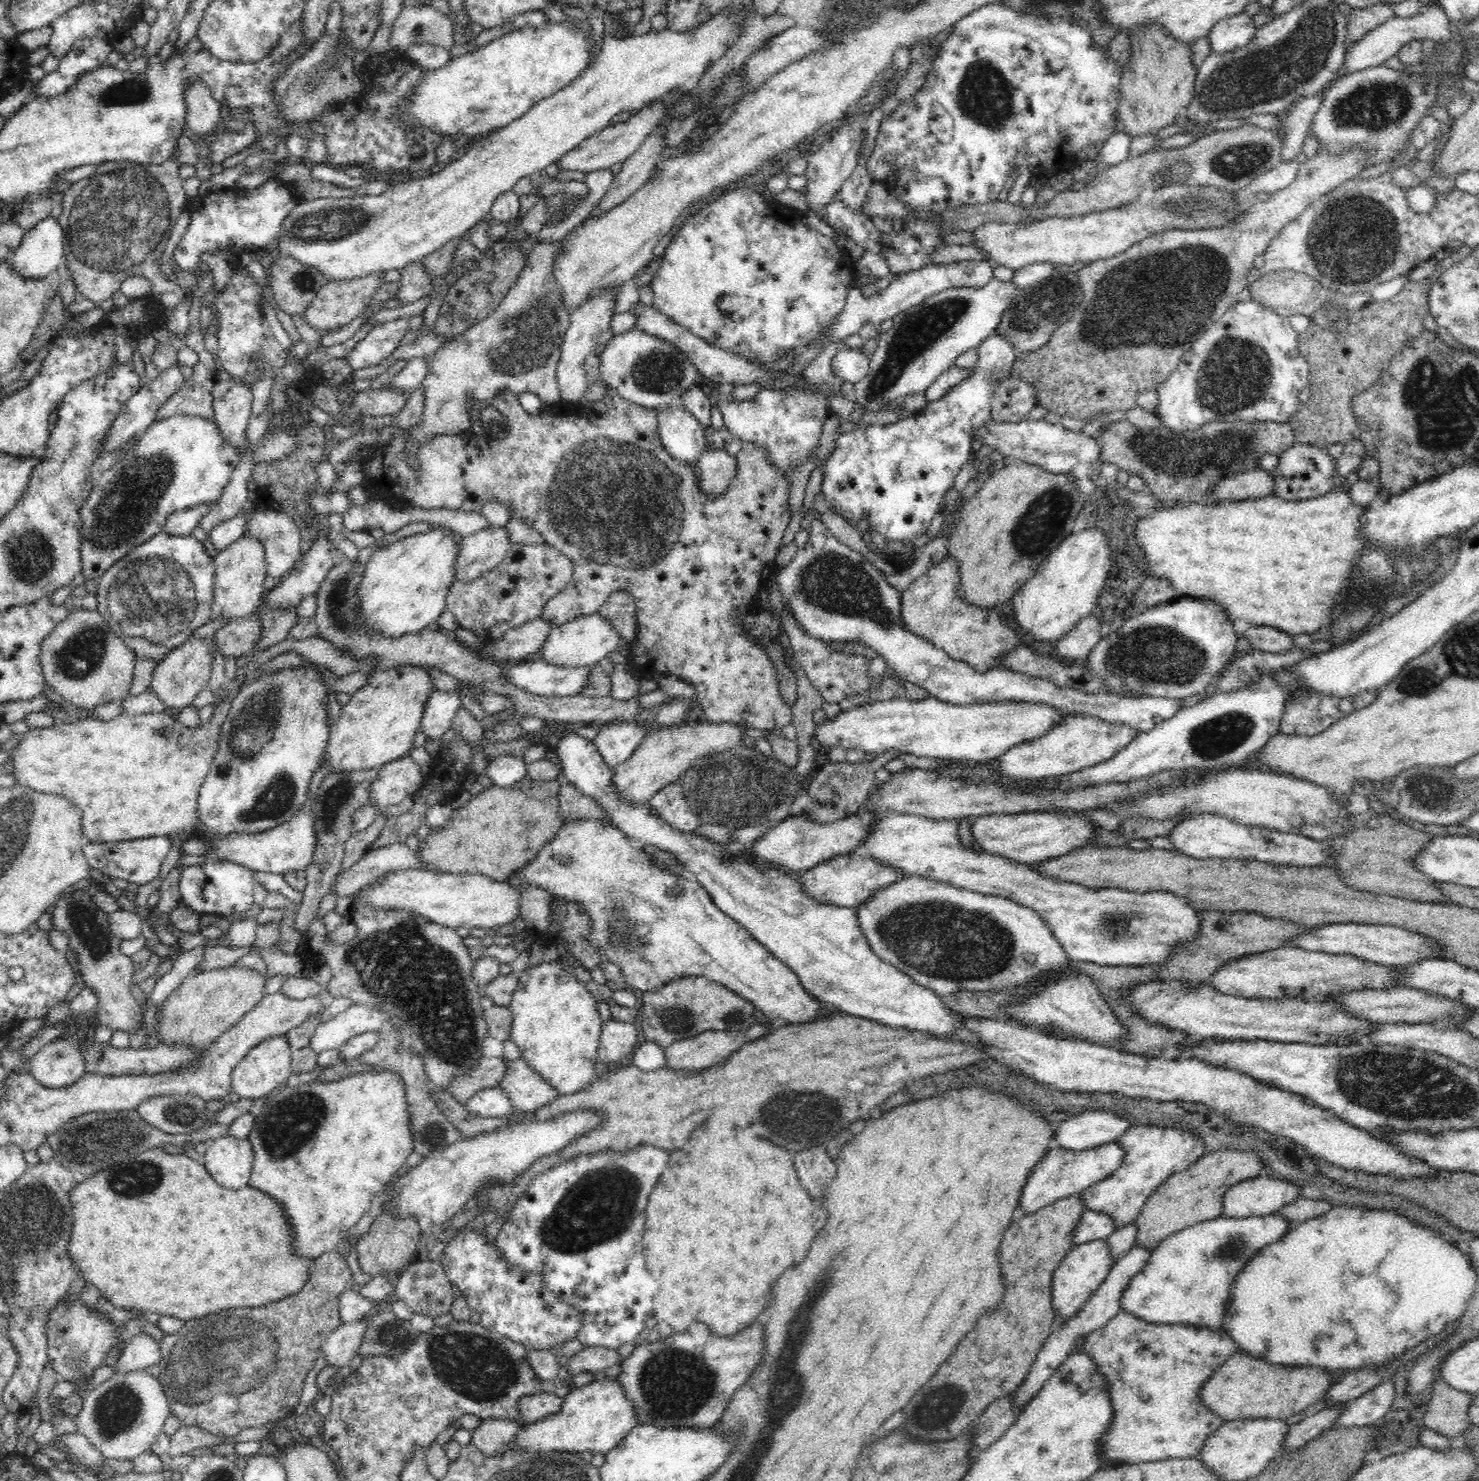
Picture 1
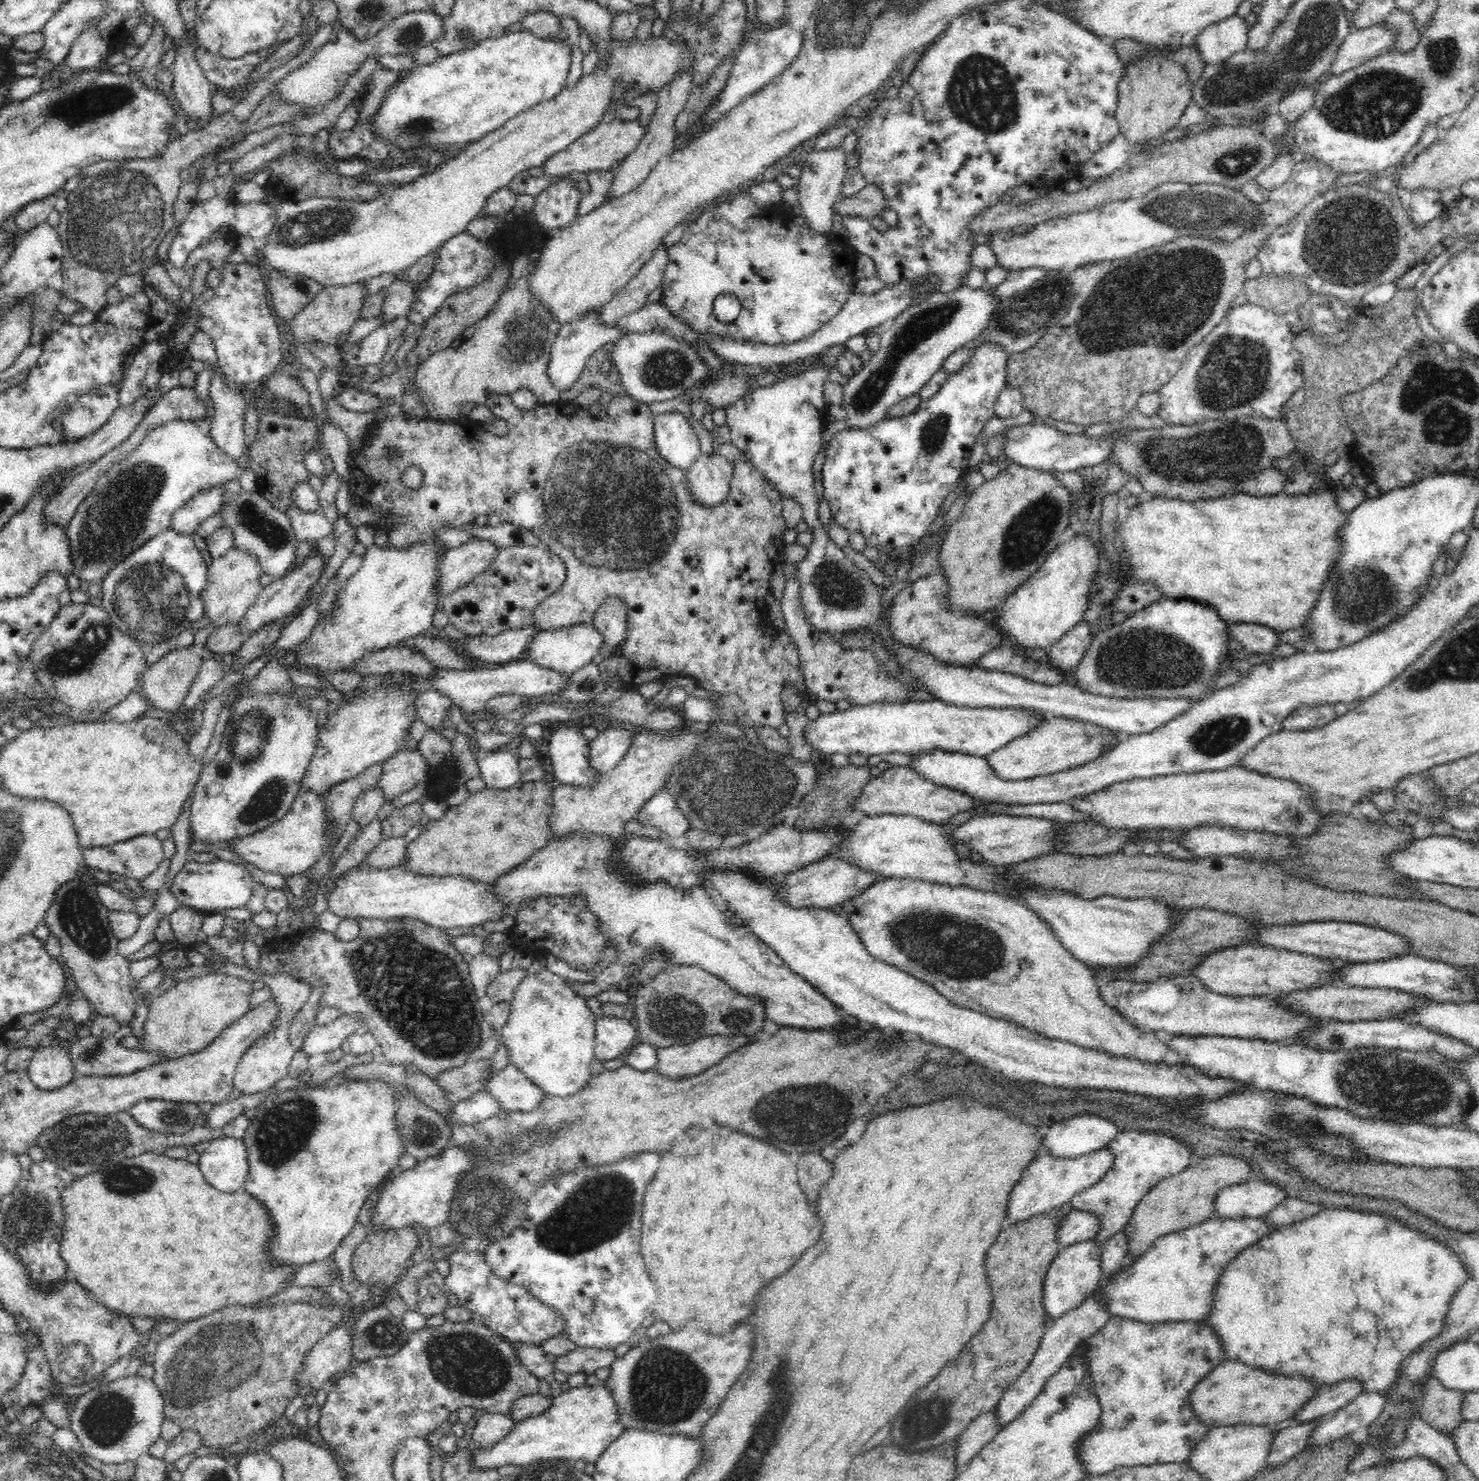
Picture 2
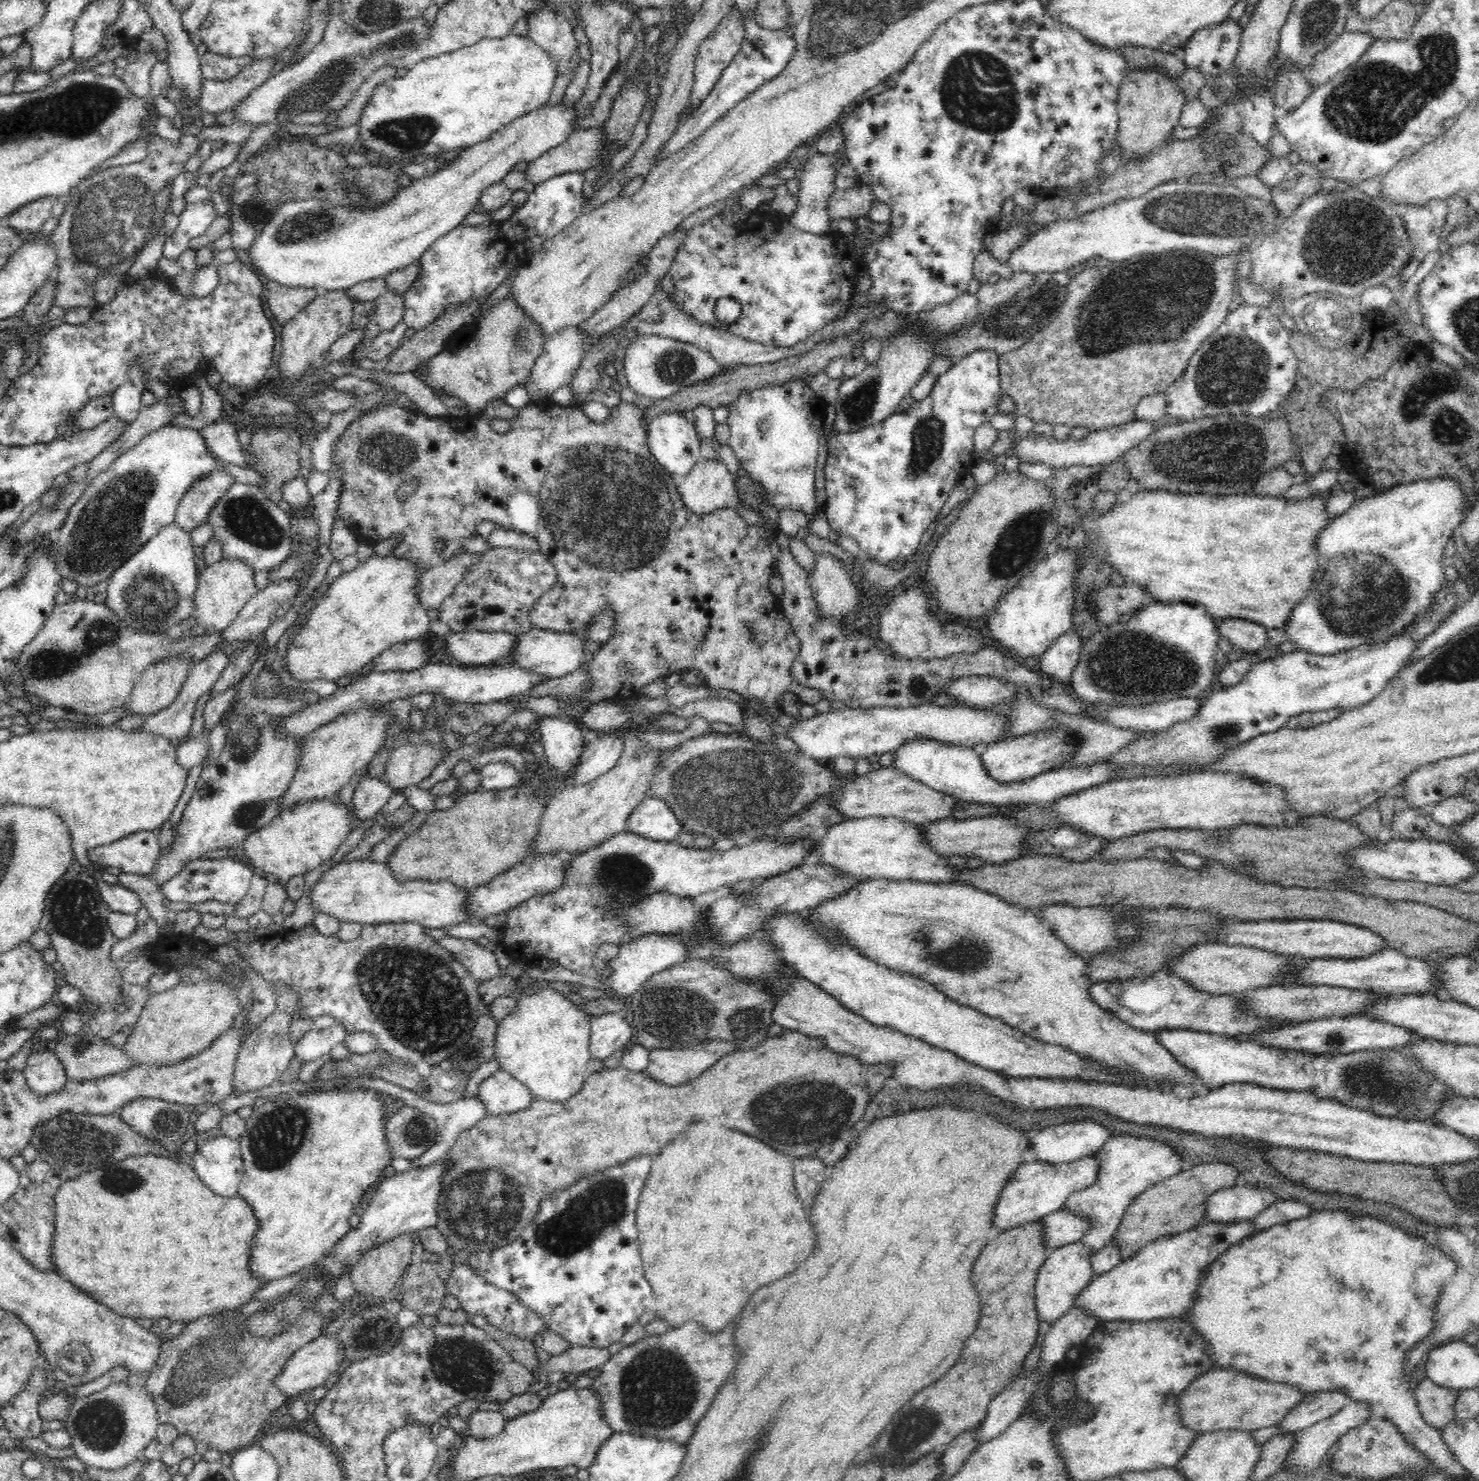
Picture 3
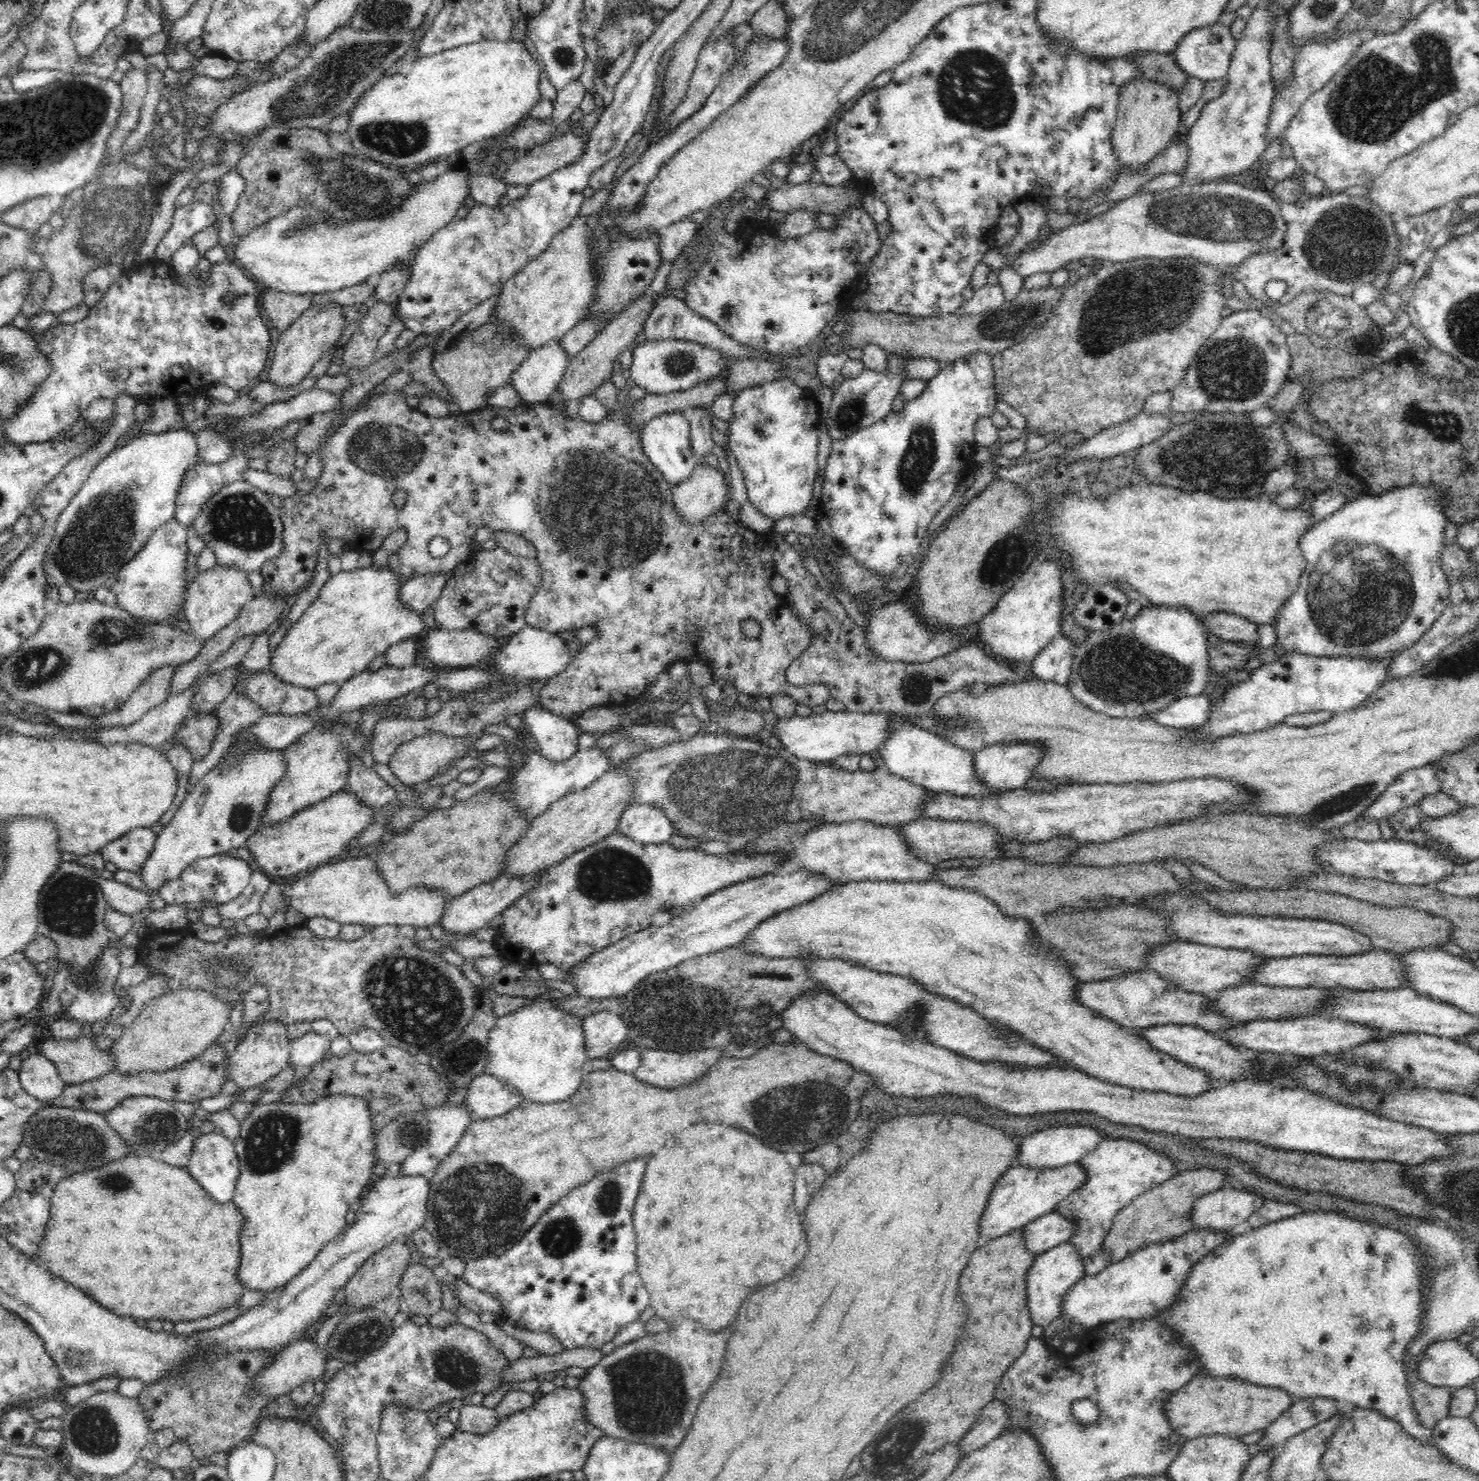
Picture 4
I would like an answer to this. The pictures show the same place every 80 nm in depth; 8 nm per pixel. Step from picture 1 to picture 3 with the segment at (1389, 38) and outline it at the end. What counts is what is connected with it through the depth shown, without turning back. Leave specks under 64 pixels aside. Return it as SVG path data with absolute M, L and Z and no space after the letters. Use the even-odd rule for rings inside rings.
M1344 31L1333 40L1332 44L1313 56L1311 65L1302 70L1311 85L1311 90L1320 84L1326 84L1330 78L1336 76L1341 70L1354 64L1372 44L1376 38L1363 32Z

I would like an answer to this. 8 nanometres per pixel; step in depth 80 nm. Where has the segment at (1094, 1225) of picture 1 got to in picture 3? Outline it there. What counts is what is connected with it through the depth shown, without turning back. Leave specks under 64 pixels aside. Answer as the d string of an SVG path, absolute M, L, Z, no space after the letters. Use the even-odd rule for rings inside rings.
M1061 1210L1040 1221L1044 1227L1044 1245L1048 1251L1081 1241L1090 1230L1090 1222L1076 1214Z

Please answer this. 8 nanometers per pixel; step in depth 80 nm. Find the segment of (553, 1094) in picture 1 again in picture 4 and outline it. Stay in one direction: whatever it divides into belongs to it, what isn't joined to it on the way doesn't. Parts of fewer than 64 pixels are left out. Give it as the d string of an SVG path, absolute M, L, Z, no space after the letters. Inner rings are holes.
M482 1073L469 1084L461 1104L468 1109L471 1119L476 1121L502 1116L522 1101L517 1090L491 1074Z

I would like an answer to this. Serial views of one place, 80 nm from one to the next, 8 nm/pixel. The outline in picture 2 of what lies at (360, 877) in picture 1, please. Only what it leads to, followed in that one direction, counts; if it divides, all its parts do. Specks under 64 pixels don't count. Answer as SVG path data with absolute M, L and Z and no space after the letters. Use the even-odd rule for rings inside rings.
M403 836L382 839L370 852L362 866L365 868L400 868L403 866L406 856L407 843Z

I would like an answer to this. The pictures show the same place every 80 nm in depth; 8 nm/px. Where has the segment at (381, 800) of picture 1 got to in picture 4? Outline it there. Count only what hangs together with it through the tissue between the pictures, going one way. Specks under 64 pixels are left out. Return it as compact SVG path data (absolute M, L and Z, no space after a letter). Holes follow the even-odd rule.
M428 732L424 736L416 736L402 744L392 756L389 767L392 773L404 783L405 786L428 781L441 769L448 767L457 757L465 757L467 753L472 753L472 748L477 740L481 738L481 733L458 737L449 736L442 732Z

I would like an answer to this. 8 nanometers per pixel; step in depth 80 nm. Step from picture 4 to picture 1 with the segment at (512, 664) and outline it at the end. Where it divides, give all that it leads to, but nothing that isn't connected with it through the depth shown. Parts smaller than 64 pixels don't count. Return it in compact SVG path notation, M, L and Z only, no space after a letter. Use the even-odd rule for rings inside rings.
M596 612L590 616L580 616L580 618L560 626L553 626L545 643L540 647L539 653L541 660L548 664L576 668L578 666L596 665L613 650L618 650L622 655L629 656L632 643L632 641L620 641L614 627Z

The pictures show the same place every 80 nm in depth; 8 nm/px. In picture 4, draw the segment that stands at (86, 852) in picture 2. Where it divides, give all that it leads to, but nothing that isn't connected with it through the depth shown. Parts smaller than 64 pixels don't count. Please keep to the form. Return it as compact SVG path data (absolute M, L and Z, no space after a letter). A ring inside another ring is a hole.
M150 827L133 828L99 852L105 863L111 862L120 870L139 873L154 848L156 837Z

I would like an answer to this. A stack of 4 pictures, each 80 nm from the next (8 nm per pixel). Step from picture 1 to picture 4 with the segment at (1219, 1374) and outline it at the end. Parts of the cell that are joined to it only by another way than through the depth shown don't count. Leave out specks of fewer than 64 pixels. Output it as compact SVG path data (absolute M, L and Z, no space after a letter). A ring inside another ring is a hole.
M1198 1373L1168 1396L1163 1409L1171 1429L1192 1440L1200 1436L1244 1436L1263 1430L1290 1408L1291 1396L1281 1388L1258 1386L1238 1378L1218 1378Z

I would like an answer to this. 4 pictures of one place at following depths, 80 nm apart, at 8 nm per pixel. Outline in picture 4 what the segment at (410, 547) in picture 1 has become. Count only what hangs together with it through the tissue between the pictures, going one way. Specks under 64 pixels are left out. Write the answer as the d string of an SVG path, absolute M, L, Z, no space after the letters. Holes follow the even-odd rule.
M373 563L370 567L358 567L332 575L322 586L318 597L276 646L268 669L288 684L316 690L322 684L341 684L350 680L352 676L368 670L370 661L393 644L425 634L427 626L422 622L420 613L399 603L397 590L404 581L406 580L400 580L389 568L377 569L373 567Z

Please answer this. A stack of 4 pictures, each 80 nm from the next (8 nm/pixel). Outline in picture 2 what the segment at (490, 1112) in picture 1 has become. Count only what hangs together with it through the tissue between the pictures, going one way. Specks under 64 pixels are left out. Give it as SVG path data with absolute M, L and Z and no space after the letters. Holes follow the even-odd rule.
M482 1089L480 1092L455 1103L451 1108L451 1121L447 1121L447 1124L451 1124L451 1126L454 1124L476 1124L476 1122L486 1120L500 1111L502 1108L494 1100L494 1097Z

